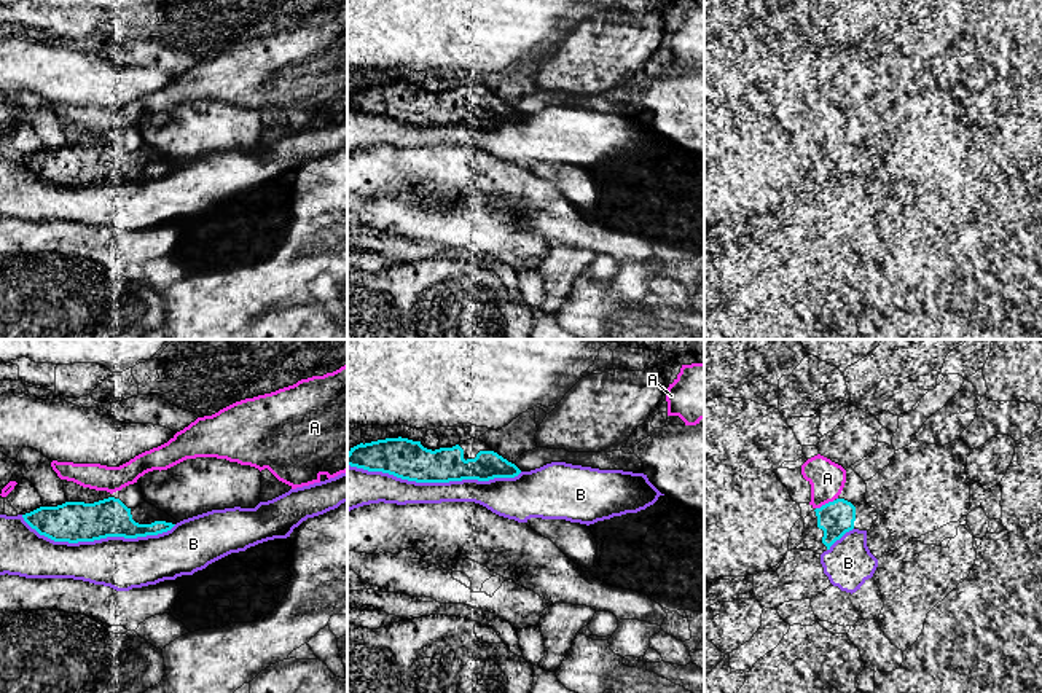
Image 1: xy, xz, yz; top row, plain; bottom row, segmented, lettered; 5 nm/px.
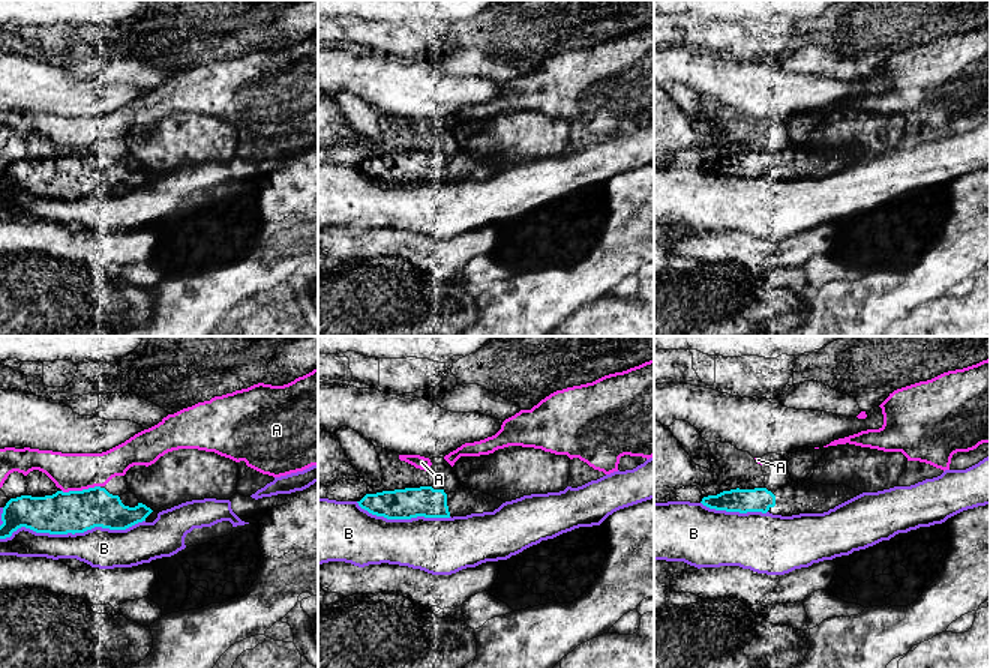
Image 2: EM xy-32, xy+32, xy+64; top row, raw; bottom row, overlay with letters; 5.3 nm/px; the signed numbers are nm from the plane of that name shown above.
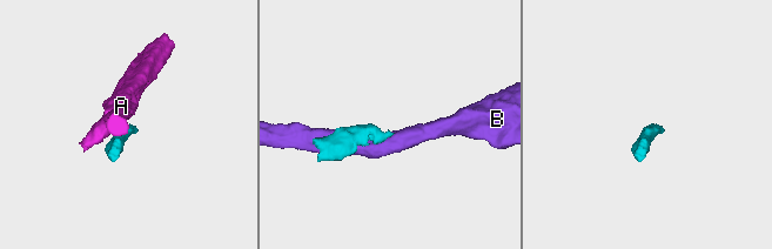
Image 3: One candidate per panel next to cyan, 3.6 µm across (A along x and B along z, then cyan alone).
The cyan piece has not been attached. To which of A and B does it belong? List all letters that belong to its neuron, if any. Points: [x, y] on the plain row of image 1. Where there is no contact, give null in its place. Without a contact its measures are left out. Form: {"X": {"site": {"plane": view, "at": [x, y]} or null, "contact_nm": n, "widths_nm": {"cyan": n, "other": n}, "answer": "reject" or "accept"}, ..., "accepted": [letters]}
{"A": {"site": {"plane": "yz", "at": [826, 147]}, "contact_nm": 110, "widths_nm": {"cyan": 180, "other": 180}, "answer": "reject"}, "B": {"site": {"plane": "xz", "at": [435, 125]}, "contact_nm": 900, "widths_nm": {"cyan": 200, "other": 140}, "answer": "reject"}, "accepted": []}

